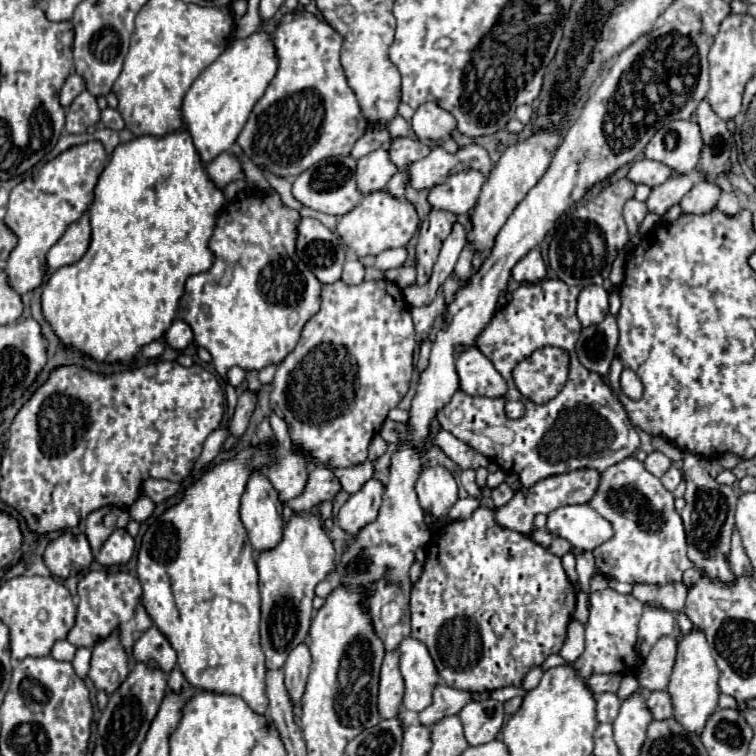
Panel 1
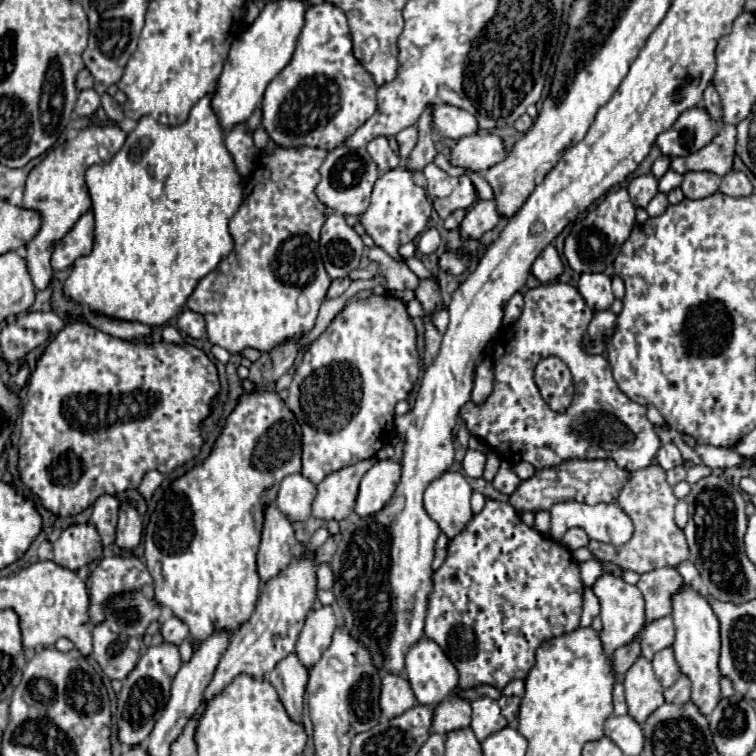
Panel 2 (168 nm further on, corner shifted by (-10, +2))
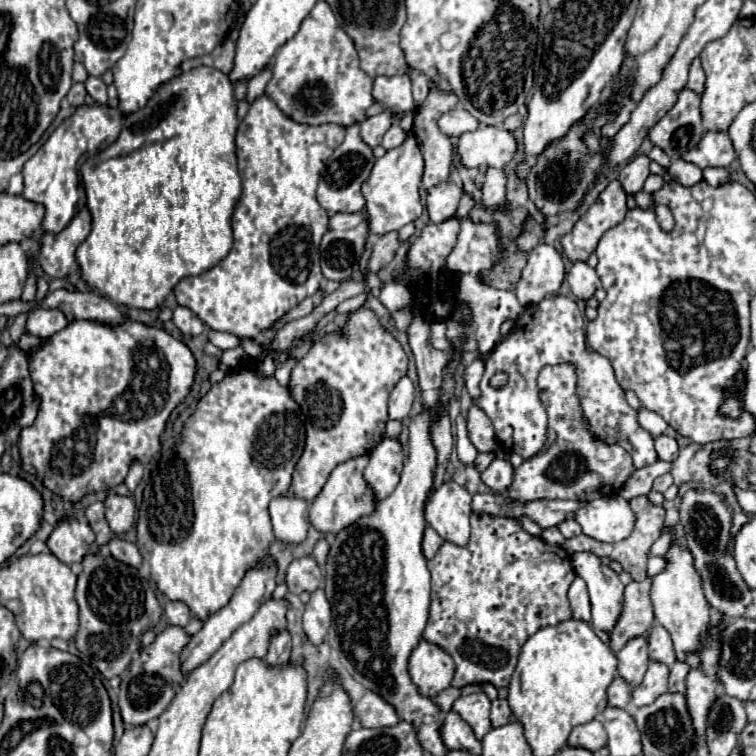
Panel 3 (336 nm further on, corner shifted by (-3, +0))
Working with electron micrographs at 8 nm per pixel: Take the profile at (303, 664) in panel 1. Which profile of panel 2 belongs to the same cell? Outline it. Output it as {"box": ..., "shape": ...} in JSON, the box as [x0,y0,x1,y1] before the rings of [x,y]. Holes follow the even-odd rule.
{"box":[296,606,338,670],"shape":[[[322,606],[308,614],[296,644],[296,656],[300,658],[304,668],[310,670],[320,660],[320,654],[332,642],[332,634],[336,626],[338,626],[338,620],[330,606]]]}

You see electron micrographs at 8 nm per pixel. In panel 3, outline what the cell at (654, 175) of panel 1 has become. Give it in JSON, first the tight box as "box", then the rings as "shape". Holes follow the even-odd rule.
{"box":[685,132,735,168],"shape":[[[707,132],[697,148],[689,150],[685,160],[693,162],[699,168],[709,168],[709,166],[721,166],[727,168],[735,160],[735,150],[731,144],[731,138],[727,132]]]}

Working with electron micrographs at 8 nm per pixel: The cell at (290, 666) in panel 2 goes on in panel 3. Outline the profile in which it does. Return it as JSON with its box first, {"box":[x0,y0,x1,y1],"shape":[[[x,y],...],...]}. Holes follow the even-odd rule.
{"box":[267,630,291,666],"shape":[[[281,630],[281,632],[275,632],[271,636],[271,642],[269,642],[269,650],[267,650],[267,664],[275,666],[275,664],[285,664],[289,662],[289,654],[291,654],[291,636],[287,630]]]}

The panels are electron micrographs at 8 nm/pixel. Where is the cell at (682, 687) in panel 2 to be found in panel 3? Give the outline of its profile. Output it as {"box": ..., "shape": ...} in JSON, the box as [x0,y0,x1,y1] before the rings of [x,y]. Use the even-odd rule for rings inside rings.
{"box":[669,660,691,692],"shape":[[[677,660],[669,670],[671,670],[671,674],[669,674],[669,692],[685,692],[685,676],[691,670],[689,664]]]}

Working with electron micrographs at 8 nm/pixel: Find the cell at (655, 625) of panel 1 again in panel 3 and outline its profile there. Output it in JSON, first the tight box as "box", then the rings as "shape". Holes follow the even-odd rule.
{"box":[649,624,677,666],"shape":[[[655,624],[649,630],[649,658],[655,662],[663,662],[667,666],[671,666],[677,660],[673,652],[671,636],[669,632],[665,632],[661,624]]]}

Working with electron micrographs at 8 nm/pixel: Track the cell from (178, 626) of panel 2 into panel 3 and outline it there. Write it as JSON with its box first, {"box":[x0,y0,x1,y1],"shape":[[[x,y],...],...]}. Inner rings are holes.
{"box":[165,600,191,626],"shape":[[[167,600],[165,616],[167,616],[169,624],[177,624],[177,626],[187,626],[189,620],[191,620],[191,612],[189,612],[187,604],[173,602],[173,600]]]}

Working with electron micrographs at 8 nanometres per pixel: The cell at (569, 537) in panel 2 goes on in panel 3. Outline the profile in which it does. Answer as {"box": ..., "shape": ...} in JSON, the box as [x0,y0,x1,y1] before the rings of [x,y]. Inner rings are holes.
{"box":[557,520,581,538],"shape":[[[565,520],[565,522],[561,522],[557,528],[559,528],[559,532],[561,532],[565,538],[573,538],[573,536],[579,536],[579,534],[581,534],[581,526],[579,526],[575,520]]]}

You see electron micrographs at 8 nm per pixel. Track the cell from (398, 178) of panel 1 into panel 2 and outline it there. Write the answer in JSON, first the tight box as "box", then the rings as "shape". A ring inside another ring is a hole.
{"box":[408,106,436,172],"shape":[[[428,106],[424,110],[424,114],[420,116],[420,120],[418,120],[420,138],[418,138],[418,144],[416,144],[416,148],[412,150],[412,154],[408,158],[408,170],[412,170],[412,172],[422,172],[424,166],[428,166],[436,156],[436,148],[434,148],[434,142],[432,142],[432,136],[430,136],[430,132],[432,132],[430,108],[432,106]]]}

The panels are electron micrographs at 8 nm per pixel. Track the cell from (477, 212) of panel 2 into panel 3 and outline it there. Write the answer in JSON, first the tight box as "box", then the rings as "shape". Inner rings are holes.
{"box":[483,168,507,208],"shape":[[[487,168],[485,182],[483,182],[483,206],[497,208],[505,202],[505,188],[507,188],[507,174],[501,168]]]}

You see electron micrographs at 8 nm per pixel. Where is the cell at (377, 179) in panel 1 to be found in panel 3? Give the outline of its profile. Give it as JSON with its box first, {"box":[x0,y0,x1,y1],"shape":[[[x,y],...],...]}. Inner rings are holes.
{"box":[361,114,391,146],"shape":[[[377,114],[377,116],[369,116],[367,120],[361,122],[361,138],[371,146],[379,146],[383,134],[389,130],[391,126],[391,118],[387,114]]]}

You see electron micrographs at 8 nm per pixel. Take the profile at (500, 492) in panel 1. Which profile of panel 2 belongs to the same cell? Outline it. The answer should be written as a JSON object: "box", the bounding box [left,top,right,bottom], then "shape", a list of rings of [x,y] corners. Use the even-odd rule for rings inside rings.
{"box":[494,462,520,496],"shape":[[[502,462],[502,466],[500,466],[500,472],[496,474],[496,478],[494,478],[494,488],[498,490],[498,492],[502,492],[502,494],[506,494],[506,496],[510,496],[516,488],[518,488],[518,484],[520,484],[520,478],[512,472],[512,468],[510,468],[510,464],[508,462]]]}

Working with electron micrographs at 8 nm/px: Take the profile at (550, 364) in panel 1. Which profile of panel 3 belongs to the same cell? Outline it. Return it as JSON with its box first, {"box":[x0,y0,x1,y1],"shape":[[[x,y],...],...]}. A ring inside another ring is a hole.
{"box":[509,364,635,500],"shape":[[[557,364],[557,366],[545,366],[539,374],[539,394],[543,400],[543,406],[549,414],[547,424],[547,446],[537,452],[537,456],[531,456],[529,460],[523,460],[521,466],[515,468],[515,478],[509,488],[509,498],[513,500],[539,500],[539,498],[561,498],[561,500],[595,500],[605,496],[613,496],[621,490],[625,480],[633,474],[635,466],[631,456],[621,448],[619,444],[605,444],[597,440],[589,432],[589,422],[585,420],[581,412],[581,402],[577,396],[577,372],[575,364]]]}

